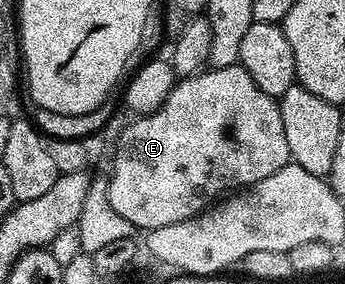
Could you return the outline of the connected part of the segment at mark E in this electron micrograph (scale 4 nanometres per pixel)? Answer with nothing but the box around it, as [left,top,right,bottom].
[109,63,290,230]

